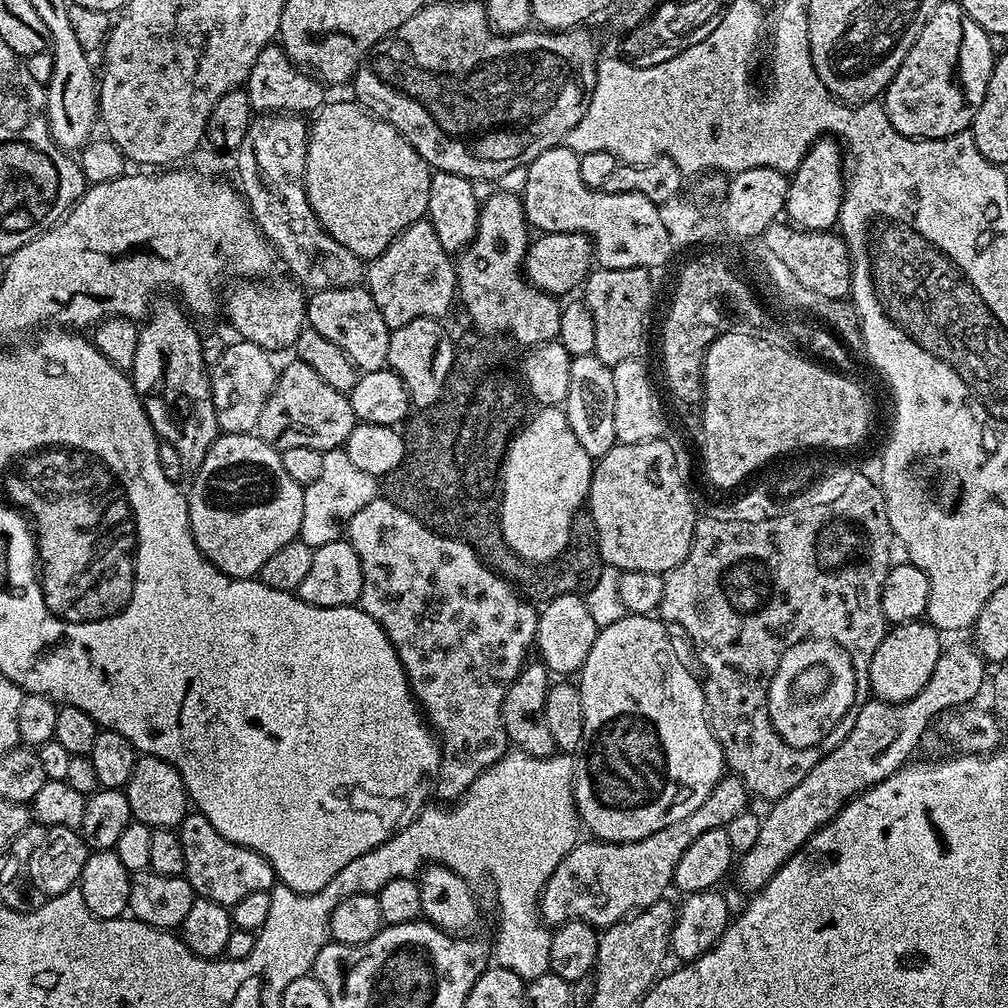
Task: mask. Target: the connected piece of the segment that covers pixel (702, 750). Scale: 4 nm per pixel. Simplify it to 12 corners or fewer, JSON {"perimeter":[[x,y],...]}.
{"perimeter":[[669,625],[578,673],[572,789],[597,840],[694,814],[726,765]]}

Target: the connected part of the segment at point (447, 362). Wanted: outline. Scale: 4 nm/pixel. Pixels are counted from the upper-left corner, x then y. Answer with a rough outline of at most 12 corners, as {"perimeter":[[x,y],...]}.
{"perimeter":[[427,316],[390,331],[387,367],[416,410],[440,400],[454,336]]}

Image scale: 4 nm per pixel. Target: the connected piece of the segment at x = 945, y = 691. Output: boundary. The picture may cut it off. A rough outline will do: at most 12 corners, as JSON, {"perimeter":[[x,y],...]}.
{"perimeter":[[952,644],[914,698],[865,700],[854,730],[762,816],[734,877],[755,894],[860,792],[986,688]]}

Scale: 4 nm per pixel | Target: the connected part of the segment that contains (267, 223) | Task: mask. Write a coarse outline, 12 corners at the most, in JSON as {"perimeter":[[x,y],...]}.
{"perimeter":[[257,115],[235,150],[252,219],[308,290],[365,265],[306,198],[309,121]]}

